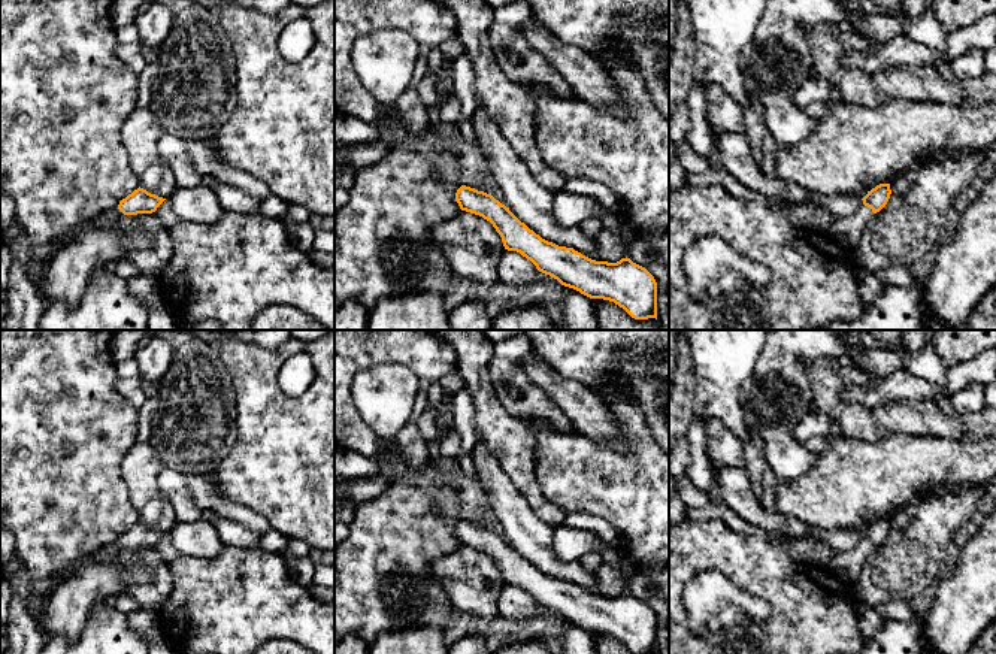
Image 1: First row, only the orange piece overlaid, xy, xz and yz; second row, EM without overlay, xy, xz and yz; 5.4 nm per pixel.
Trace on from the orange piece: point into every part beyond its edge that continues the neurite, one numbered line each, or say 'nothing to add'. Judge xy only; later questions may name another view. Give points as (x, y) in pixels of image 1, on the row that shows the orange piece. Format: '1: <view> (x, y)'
1: xy (111, 217)

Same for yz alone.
1: yz (848, 230)

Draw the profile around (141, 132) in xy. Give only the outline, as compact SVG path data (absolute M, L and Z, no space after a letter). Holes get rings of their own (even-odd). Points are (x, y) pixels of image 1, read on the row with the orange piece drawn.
M134 108L121 128L121 140L140 188L169 199L178 184L158 151L164 133L149 108Z

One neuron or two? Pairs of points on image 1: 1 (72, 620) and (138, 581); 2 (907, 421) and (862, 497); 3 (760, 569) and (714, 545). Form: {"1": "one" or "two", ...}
{"1": "one", "2": "two", "3": "one"}

